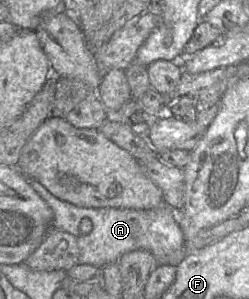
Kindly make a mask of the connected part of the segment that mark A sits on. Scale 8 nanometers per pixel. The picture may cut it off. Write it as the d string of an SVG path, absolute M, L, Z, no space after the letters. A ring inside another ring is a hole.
M36 179L28 180L51 208L52 227L76 237L79 247L78 264L90 264L101 269L105 265L117 263L123 254L135 250L150 252L160 265L178 266L186 257L185 239L177 224L176 211L167 205L149 210L78 207L54 196ZM85 218L92 222L92 230L88 234L82 234L79 230L79 224Z

